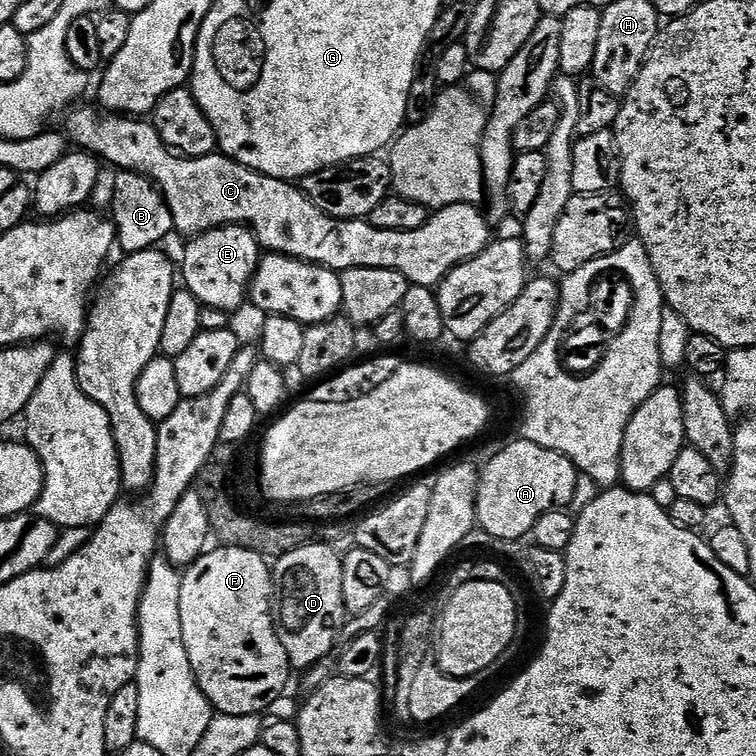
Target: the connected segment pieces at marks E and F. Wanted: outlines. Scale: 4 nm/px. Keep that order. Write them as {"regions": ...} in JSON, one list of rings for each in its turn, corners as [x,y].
{"regions":[[[[229,224],[227,228],[215,228],[201,236],[191,237],[184,248],[184,284],[183,287],[205,308],[222,310],[229,314],[235,314],[250,296],[252,279],[256,274],[256,268],[262,259],[262,249],[251,228],[242,224]]],[[[216,546],[211,549],[210,554],[201,556],[195,564],[191,565],[186,572],[187,578],[183,579],[182,606],[180,609],[182,610],[183,638],[186,642],[187,653],[190,654],[190,664],[200,688],[206,694],[206,698],[212,704],[213,709],[226,716],[260,716],[264,714],[264,711],[287,690],[288,679],[294,675],[294,669],[288,663],[288,655],[280,641],[277,625],[274,623],[274,572],[272,576],[268,564],[269,561],[265,557],[254,554],[250,550]]]]}

